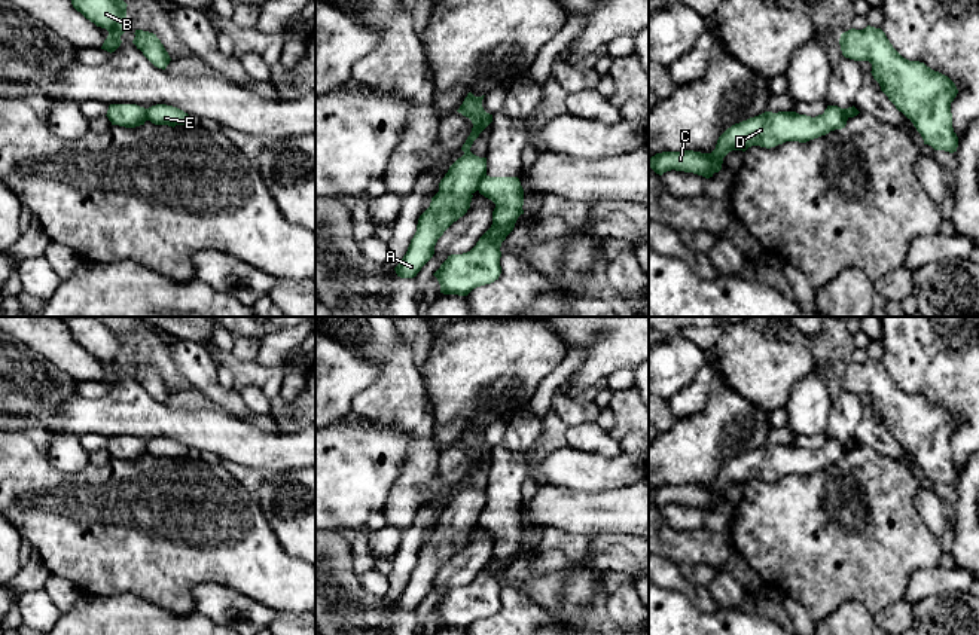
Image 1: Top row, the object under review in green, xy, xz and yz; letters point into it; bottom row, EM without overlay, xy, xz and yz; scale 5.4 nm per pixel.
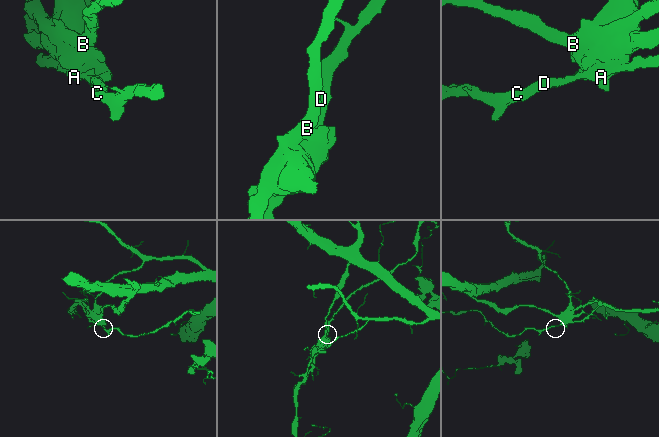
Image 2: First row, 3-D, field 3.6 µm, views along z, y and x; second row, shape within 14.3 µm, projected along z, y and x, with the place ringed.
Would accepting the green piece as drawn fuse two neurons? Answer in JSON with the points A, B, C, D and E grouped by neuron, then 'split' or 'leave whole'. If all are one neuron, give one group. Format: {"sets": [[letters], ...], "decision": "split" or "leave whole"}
{"sets": [["A", "B", "C", "D"], ["E"]], "decision": "split"}

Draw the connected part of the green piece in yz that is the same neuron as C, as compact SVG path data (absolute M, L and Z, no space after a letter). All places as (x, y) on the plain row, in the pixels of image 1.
M827 439L824 446L815 451L796 445L765 445L728 461L711 486L662 485L649 491L649 500L659 509L675 503L710 512L722 503L723 491L732 483L745 485L751 479L771 482L786 474L806 476L845 461L847 454L847 442L838 439Z

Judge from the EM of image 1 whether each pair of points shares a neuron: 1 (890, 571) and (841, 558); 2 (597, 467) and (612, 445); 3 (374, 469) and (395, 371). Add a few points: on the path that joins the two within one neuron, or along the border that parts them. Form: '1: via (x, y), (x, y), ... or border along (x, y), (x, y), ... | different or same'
1: via (878, 559), (853, 558) | same
2: border along (570, 446), (607, 457), (616, 457), (621, 452) | different
3: border along (357, 415), (399, 429), (406, 437), (408, 448) | different

